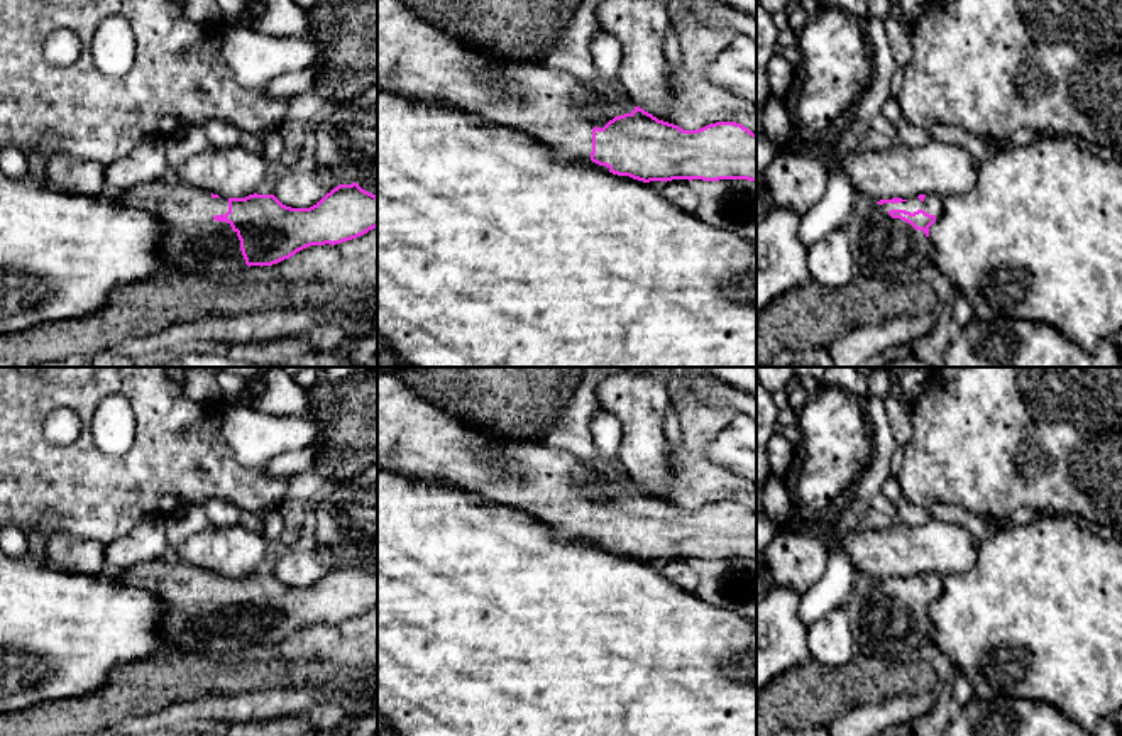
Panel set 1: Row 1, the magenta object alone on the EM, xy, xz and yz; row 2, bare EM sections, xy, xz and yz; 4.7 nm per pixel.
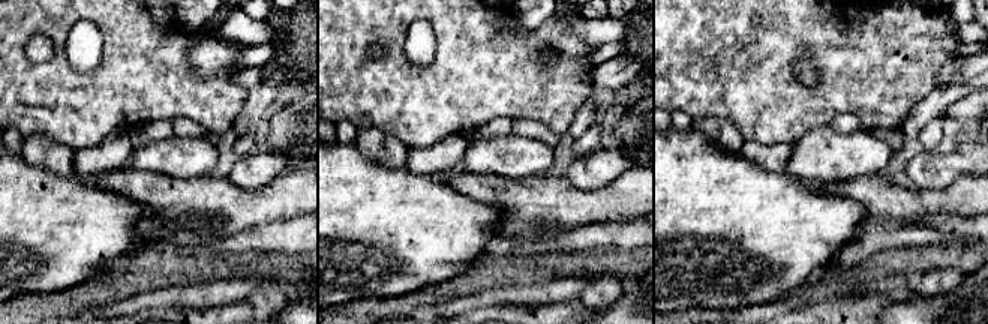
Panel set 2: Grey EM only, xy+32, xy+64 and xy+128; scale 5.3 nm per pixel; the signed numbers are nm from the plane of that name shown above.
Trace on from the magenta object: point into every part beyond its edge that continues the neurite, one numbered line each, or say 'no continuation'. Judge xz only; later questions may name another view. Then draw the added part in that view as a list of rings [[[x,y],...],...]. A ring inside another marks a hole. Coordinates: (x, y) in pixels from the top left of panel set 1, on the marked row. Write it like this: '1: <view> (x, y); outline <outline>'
1: xz (415, 58); outline [[[377,0],[377,88],[514,129],[545,146],[560,161],[592,162],[592,129],[602,129],[636,107],[630,98],[611,100],[567,71],[474,49],[418,19],[401,0]]]

